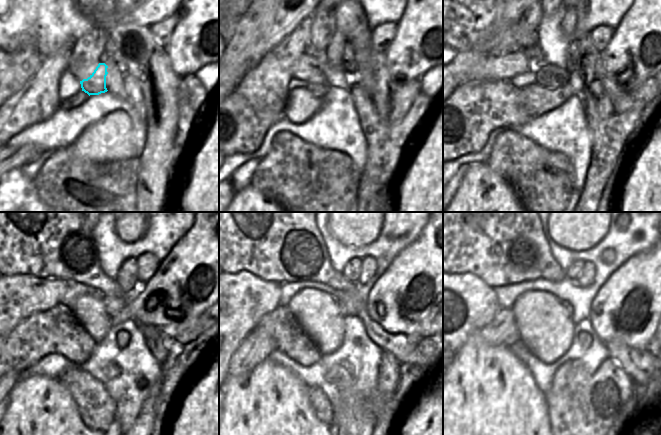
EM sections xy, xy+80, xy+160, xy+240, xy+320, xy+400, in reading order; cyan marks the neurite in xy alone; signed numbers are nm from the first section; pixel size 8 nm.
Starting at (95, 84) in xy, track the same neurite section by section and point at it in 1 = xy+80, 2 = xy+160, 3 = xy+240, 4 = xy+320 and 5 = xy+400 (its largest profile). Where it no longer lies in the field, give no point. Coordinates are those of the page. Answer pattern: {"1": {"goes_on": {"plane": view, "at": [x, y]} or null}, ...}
{"1": {"goes_on": {"plane": "xy+80", "at": [310, 67]}}, "2": {"goes_on": {"plane": "xy+160", "at": [491, 67]}}, "3": {"goes_on": {"plane": "xy+240", "at": [15, 298]}}, "4": {"goes_on": {"plane": "xy+320", "at": [239, 301]}}, "5": {"goes_on": {"plane": "xy+400", "at": [463, 303]}}}

